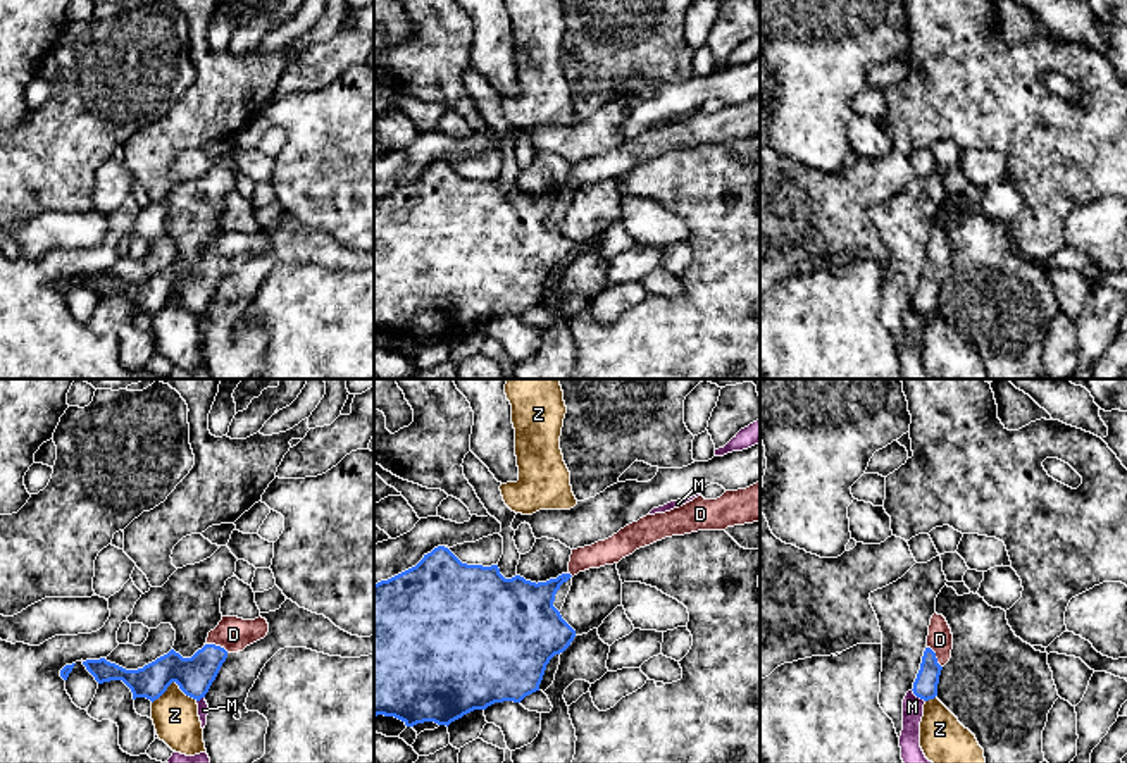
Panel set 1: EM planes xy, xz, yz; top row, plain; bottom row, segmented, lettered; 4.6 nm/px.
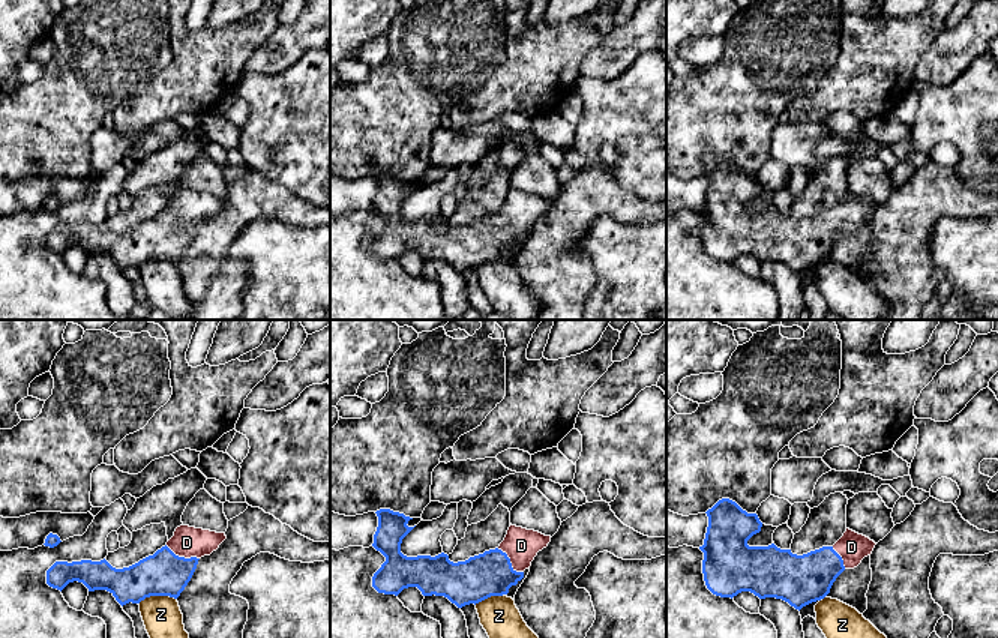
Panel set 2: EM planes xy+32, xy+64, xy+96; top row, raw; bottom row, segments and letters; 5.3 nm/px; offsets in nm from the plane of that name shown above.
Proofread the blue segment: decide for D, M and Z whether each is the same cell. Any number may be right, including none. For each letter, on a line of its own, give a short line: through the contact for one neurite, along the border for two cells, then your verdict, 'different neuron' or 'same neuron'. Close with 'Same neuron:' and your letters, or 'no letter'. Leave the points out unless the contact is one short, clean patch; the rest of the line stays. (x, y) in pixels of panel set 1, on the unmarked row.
D: line xy (193, 290), (217, 260), (233, 248); same neuron
M: line yz (912, 303), (924, 316); different neuron
Z: line xy (197, 314), (190, 312), (173, 297), (152, 317); different neuron
Same neuron: D

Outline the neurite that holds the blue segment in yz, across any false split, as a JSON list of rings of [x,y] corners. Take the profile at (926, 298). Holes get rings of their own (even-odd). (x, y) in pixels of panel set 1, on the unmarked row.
[[[934,227],[929,239],[927,262],[912,303],[917,312],[929,315],[937,310],[939,289],[951,272],[951,264],[951,243],[943,229]]]

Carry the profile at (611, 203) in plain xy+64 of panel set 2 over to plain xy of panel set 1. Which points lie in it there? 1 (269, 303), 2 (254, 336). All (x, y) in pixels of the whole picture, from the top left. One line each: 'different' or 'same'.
1: different
2: same

